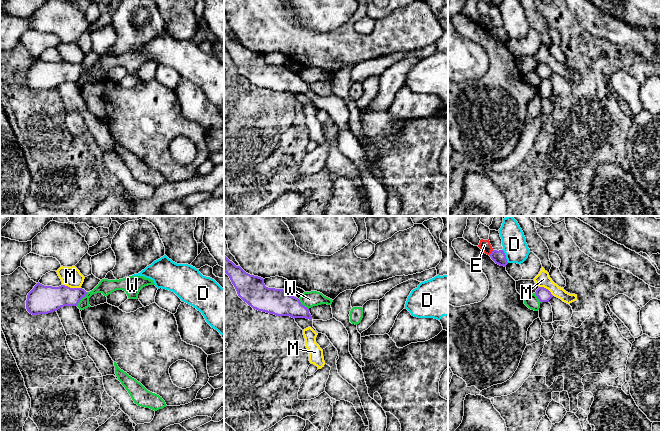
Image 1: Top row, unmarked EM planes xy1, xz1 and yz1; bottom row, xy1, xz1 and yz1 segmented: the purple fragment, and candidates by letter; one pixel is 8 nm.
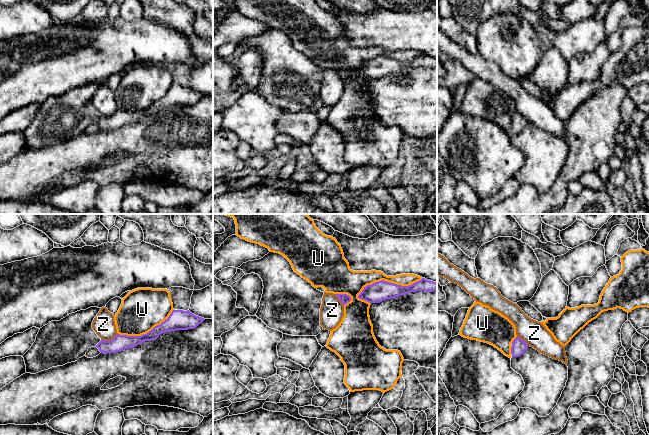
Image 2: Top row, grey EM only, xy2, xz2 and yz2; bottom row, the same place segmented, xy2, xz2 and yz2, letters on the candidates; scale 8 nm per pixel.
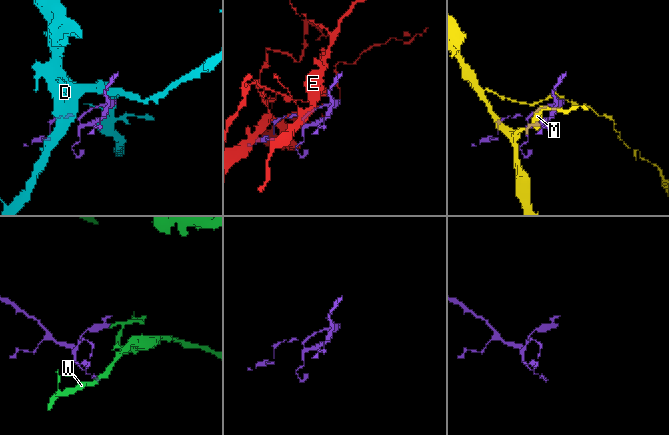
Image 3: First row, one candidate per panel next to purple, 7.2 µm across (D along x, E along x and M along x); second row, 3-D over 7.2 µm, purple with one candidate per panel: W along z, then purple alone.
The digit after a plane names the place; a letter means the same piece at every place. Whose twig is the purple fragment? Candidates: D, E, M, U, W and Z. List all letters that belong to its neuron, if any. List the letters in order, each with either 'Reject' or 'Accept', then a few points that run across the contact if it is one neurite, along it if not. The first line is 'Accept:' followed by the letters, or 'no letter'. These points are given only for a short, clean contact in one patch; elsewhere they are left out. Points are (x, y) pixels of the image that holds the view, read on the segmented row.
Accept: no letter
D: Reject
E: Reject. Line: yz1 (493, 250), (489, 255)
M: Reject
U: Reject
W: Reject. Line: xy1 (87, 292), (76, 305)
Z: Reject. Line: xy2 (118, 334), (109, 340), (101, 339)

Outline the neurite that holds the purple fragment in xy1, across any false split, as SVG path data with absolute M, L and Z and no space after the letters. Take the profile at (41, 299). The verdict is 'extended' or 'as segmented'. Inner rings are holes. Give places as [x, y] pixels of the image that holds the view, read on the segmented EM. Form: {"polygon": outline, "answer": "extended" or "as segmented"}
{"polygon": "M38 282L27 295L26 309L32 315L48 314L64 306L77 306L86 294L82 288L44 286Z", "answer": "as segmented"}

